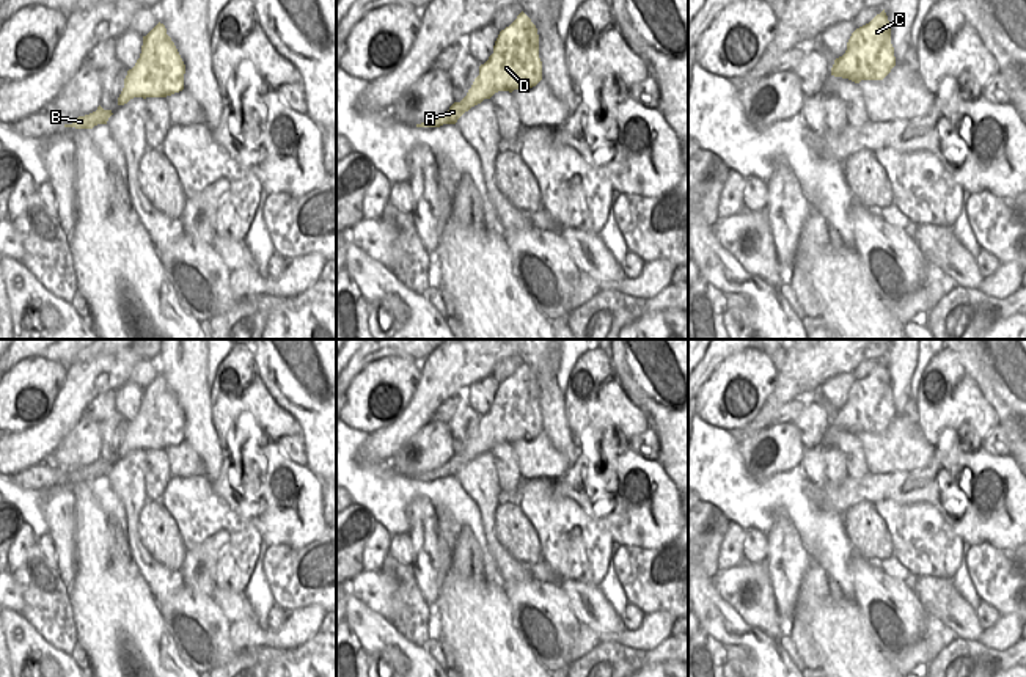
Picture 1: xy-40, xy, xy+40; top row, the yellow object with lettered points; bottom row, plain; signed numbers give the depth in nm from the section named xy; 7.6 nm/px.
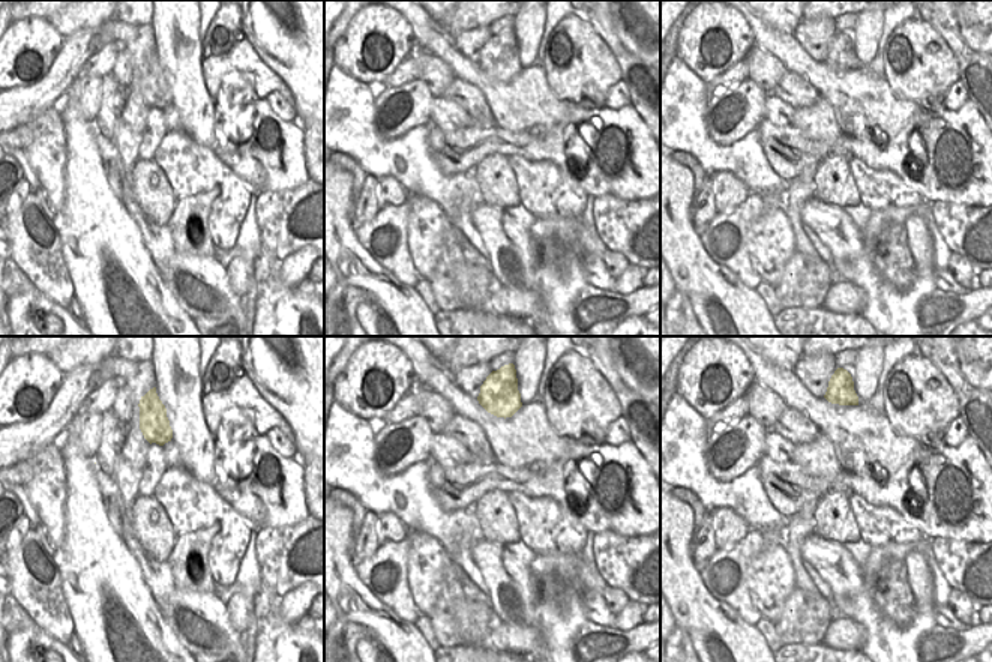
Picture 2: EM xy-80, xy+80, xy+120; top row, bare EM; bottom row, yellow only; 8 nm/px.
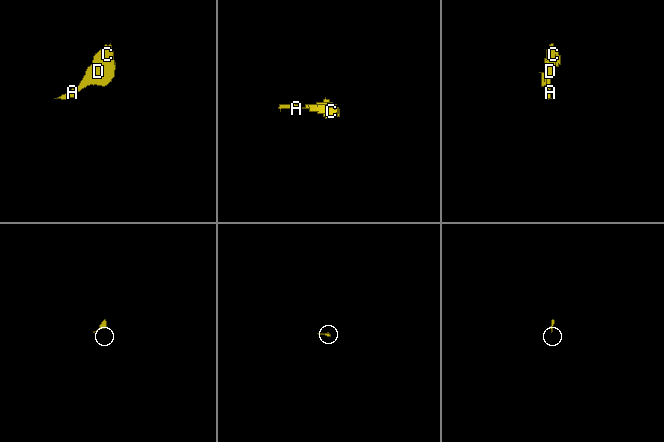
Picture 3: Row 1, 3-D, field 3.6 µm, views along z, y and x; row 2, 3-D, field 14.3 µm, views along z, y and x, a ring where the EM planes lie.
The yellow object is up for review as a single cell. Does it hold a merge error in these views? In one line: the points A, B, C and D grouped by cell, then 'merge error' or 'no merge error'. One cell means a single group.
groups A B C D; no merge error

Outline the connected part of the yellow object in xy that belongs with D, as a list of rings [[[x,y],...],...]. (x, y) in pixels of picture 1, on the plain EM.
[[[522,363],[517,371],[500,383],[493,405],[479,418],[467,448],[454,454],[448,463],[416,479],[440,479],[456,476],[471,459],[490,451],[498,443],[529,441],[542,432],[539,410],[539,386],[536,377]]]

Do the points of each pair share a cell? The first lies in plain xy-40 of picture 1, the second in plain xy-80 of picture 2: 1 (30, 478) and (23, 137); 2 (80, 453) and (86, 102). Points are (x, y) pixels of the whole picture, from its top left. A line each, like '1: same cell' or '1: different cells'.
1: same cell
2: same cell

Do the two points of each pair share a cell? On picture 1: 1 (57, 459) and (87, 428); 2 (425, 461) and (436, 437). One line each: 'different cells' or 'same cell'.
1: same cell
2: same cell

